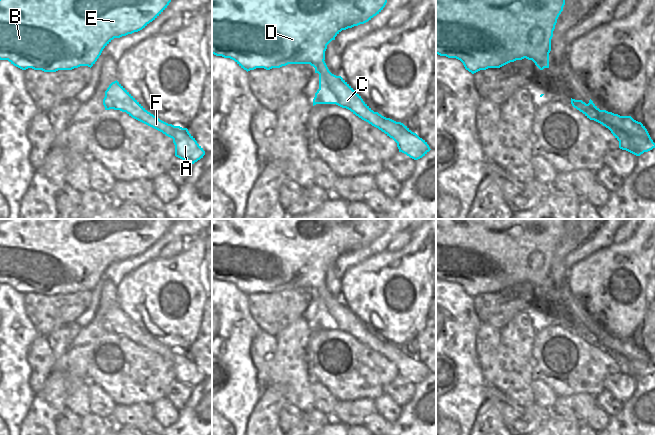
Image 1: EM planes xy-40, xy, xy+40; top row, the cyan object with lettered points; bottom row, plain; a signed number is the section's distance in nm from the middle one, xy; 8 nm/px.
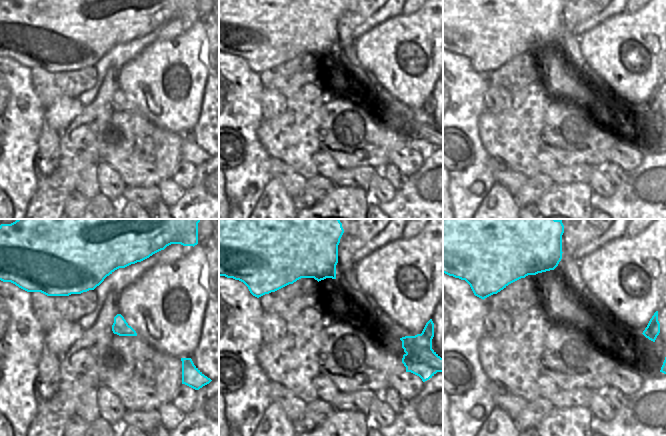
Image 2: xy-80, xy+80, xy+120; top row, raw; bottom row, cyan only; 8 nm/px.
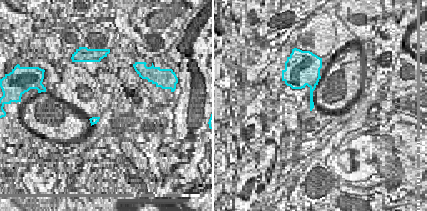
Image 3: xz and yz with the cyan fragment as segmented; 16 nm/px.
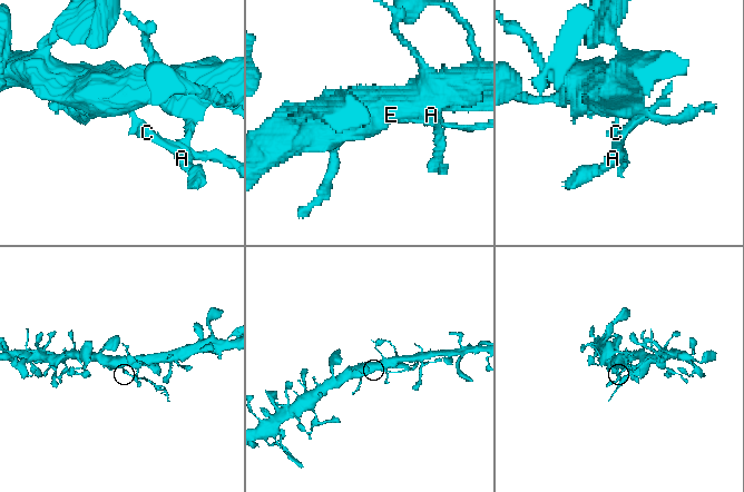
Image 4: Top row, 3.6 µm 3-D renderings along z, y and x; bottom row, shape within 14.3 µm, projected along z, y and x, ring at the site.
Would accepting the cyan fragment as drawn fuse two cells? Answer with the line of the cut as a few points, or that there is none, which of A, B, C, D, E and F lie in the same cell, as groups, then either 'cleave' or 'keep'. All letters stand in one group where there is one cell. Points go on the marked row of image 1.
cut xy (323, 60), (315, 68); groups A C F / B D E; cleave

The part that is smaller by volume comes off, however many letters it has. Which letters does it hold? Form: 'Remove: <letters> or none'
Remove: A, C, F

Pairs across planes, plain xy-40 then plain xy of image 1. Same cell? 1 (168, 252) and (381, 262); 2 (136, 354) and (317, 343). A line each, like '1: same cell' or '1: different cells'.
1: different cells
2: same cell

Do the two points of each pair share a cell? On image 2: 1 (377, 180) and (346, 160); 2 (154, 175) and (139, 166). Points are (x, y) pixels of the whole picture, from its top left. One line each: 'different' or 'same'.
1: different
2: same

